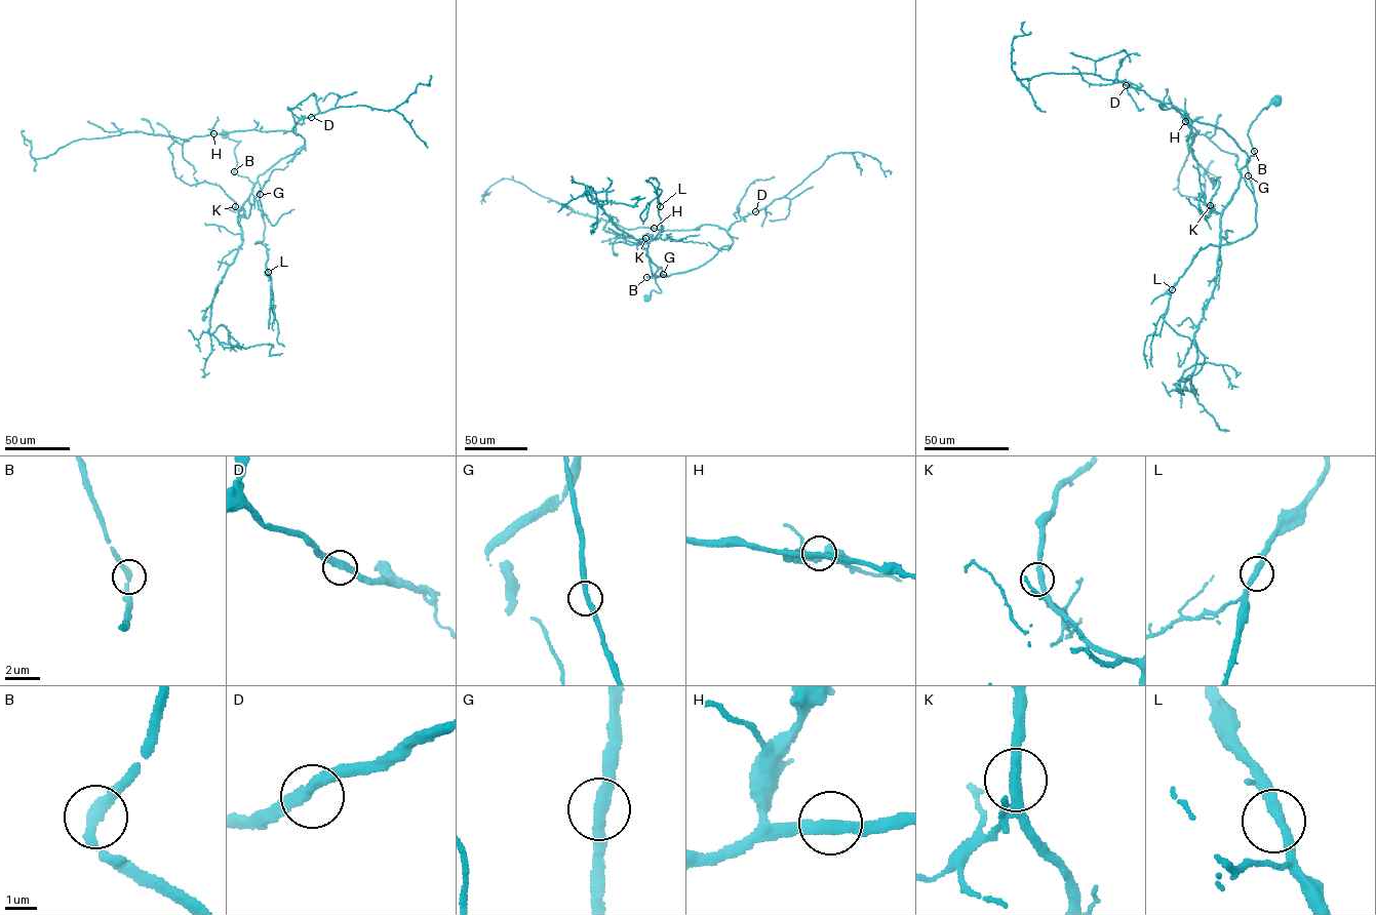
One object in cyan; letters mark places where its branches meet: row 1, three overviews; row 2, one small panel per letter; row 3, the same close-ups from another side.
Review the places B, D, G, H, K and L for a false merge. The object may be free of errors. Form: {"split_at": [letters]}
{"split_at": []}

